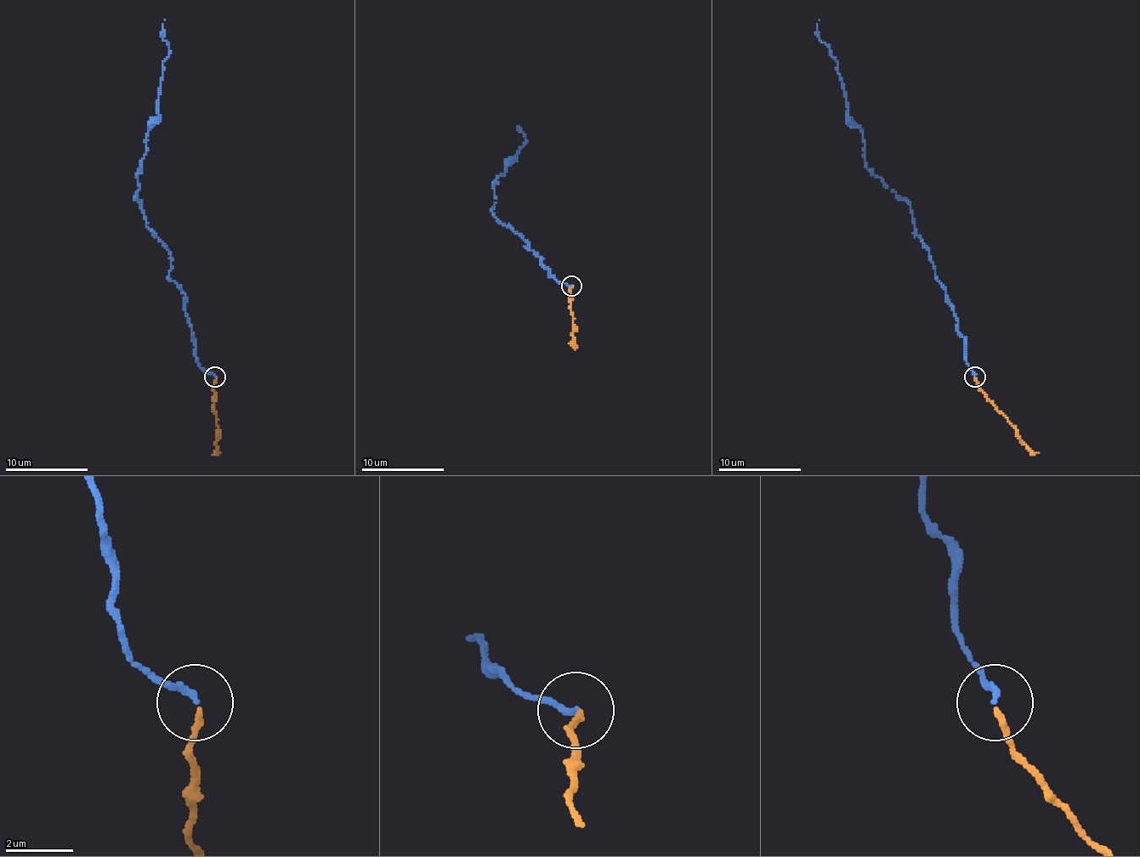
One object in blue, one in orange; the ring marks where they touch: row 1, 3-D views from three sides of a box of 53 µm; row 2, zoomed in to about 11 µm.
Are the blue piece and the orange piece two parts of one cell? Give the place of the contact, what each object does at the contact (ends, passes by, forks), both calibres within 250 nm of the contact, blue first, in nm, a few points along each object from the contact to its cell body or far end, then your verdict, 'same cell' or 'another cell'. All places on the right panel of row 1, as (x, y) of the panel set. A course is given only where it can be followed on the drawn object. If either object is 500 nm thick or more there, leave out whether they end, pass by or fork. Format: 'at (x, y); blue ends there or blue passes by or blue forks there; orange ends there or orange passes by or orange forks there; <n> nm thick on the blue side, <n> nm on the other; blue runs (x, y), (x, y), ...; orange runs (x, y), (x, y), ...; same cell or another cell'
at (975, 377); blue ends there; orange ends there; 180 nm thick on the blue side, 160 nm on the other; blue runs (974, 376), (912, 210), (866, 167), (862, 133), (847, 115), (819, 19); orange runs (974, 378), (978, 388), (1016, 430), (1016, 436), (1030, 451), (1039, 452); same cell

